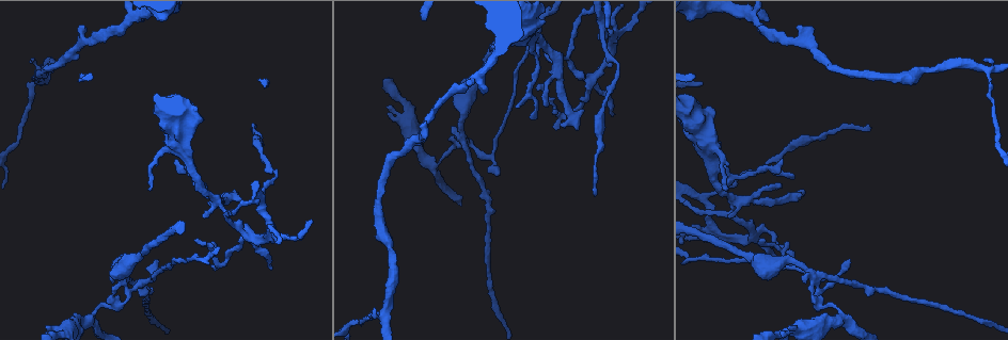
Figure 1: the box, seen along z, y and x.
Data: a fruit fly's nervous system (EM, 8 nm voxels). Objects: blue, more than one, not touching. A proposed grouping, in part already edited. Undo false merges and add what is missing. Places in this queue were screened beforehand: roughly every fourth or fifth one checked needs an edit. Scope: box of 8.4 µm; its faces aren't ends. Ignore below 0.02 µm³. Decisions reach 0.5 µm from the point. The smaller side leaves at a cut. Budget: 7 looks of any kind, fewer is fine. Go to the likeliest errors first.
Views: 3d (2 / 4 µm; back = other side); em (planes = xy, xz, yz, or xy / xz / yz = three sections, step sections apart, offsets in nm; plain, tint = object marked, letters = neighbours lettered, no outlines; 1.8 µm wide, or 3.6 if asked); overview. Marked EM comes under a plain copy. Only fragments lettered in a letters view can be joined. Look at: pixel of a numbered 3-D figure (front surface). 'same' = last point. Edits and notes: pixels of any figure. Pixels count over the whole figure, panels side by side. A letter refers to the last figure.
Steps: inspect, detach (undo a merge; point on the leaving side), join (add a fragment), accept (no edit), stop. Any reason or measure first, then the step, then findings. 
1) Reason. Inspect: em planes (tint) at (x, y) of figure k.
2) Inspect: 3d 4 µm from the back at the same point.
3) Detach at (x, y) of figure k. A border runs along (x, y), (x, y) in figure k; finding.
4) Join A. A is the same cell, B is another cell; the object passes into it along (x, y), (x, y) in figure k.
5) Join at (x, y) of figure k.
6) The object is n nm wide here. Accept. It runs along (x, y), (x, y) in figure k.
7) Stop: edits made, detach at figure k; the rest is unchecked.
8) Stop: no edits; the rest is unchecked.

Three-way junction. Inspect: em planes (tint) at (269, 238) of figure 1.

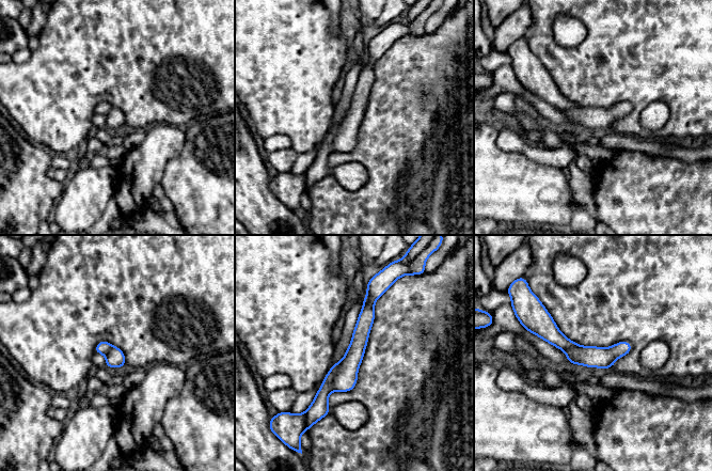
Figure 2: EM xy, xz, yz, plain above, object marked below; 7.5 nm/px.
See the neighbours. Inspect: em planes (letters) at the same point.

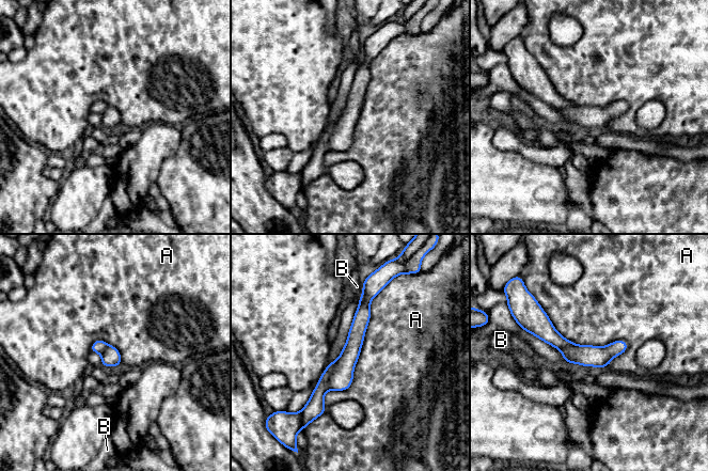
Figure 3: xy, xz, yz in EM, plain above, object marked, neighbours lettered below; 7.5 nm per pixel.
Detach at (315, 404) of figure 3. A and B are other cells; two neurons meet here.

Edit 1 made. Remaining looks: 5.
See it whole again. Inspect: overview.

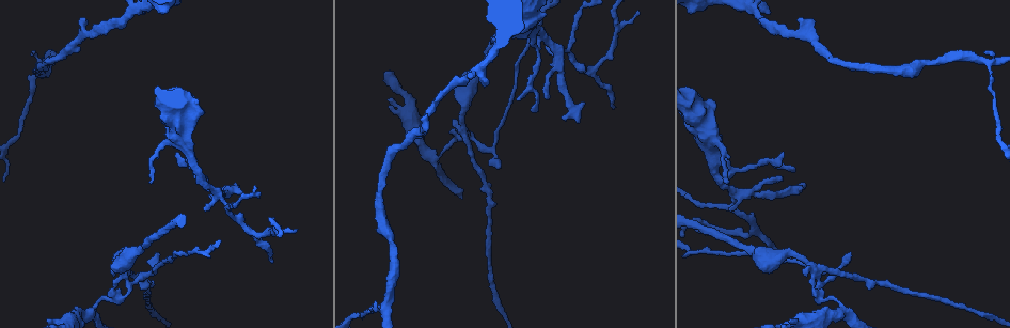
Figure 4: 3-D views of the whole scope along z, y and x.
Free end. Inspect: 3d 2 µm at (236, 186) of figure 4.

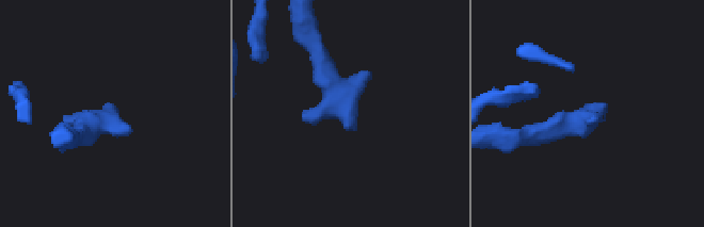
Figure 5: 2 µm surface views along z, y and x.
Inspect: em planes (letters) at (352, 128) of figure 5.

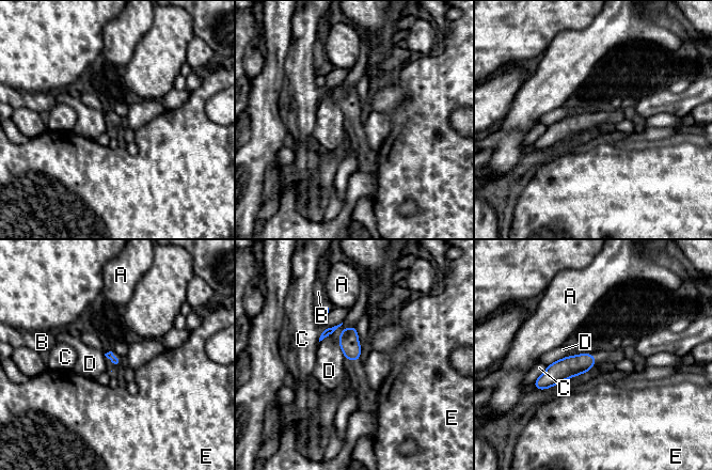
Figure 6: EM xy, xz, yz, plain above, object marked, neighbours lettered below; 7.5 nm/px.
The longest contact is with D, 260 nm. Accept. A, B, C, D and E are other cells; a border runs along (356, 325), (339, 337), (343, 357) in figure 6; no lettered fragment goes on from it.

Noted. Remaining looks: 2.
Narrows sharply. Inspect: 3d 4 µm from the back at (93, 309) of figure 4.

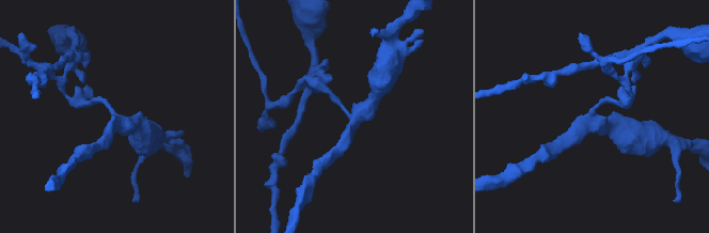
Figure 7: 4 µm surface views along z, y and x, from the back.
Inspect: em planes (letters) at (357, 119) of figure 7.

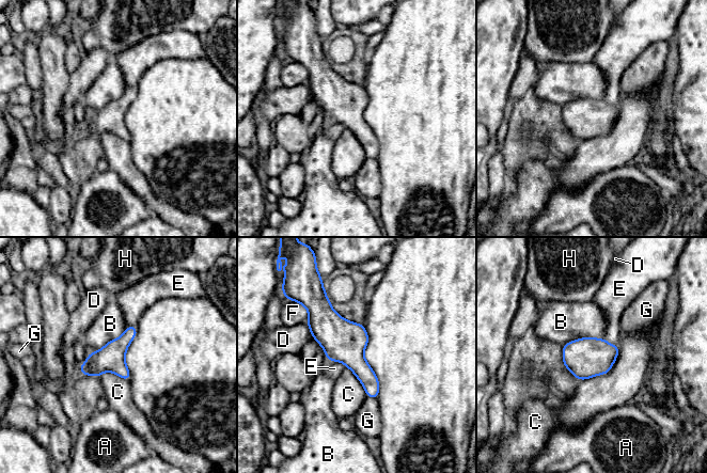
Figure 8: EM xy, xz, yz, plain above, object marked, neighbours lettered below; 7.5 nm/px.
3 arms meet here. Accept. A, B, C, D, E, F, G and H are other cells; a border runs along (618, 345), (607, 373), (579, 380) in figure 8; one neuron here.

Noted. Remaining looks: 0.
Stop: edits made, detach at figure 3; the rest is unchecked.

